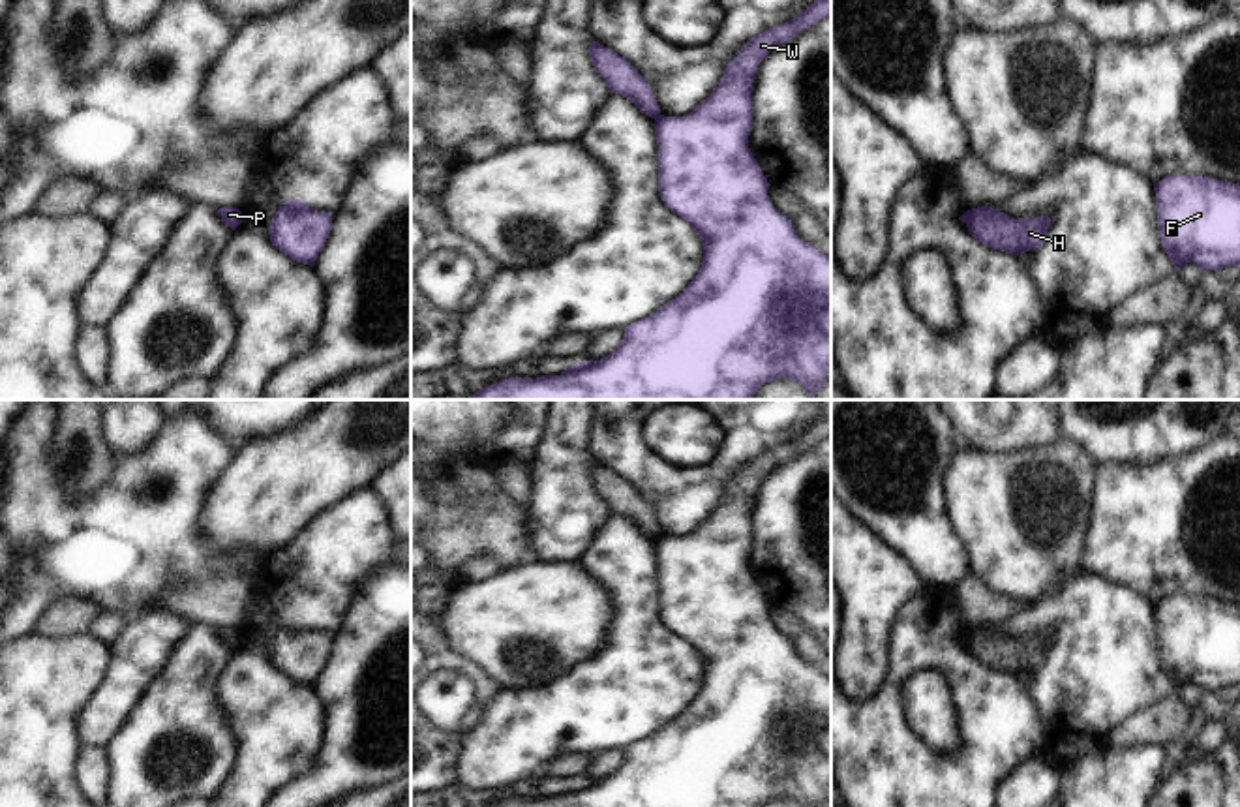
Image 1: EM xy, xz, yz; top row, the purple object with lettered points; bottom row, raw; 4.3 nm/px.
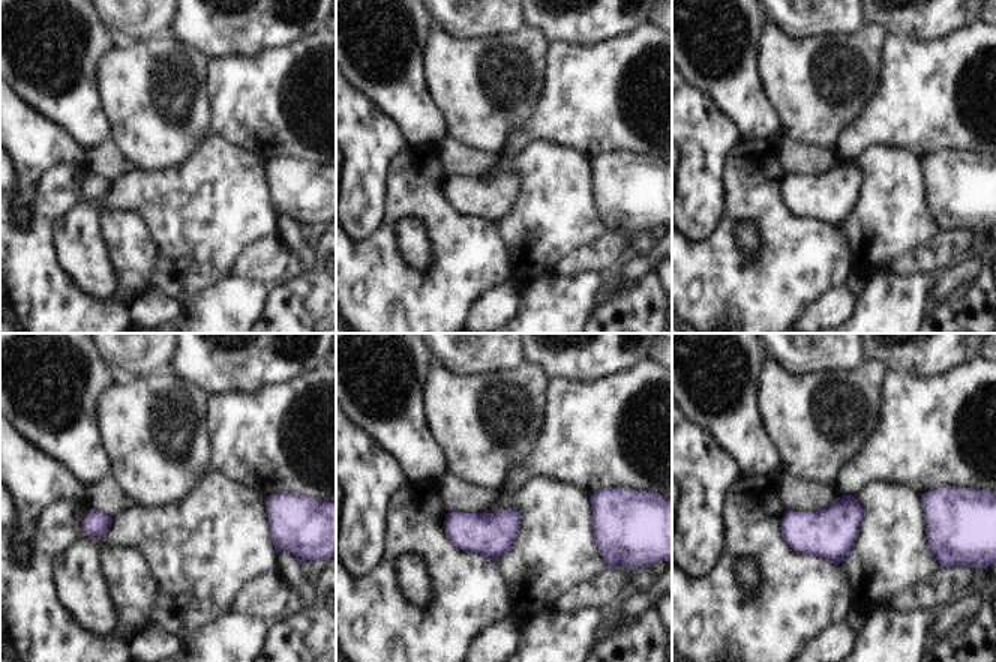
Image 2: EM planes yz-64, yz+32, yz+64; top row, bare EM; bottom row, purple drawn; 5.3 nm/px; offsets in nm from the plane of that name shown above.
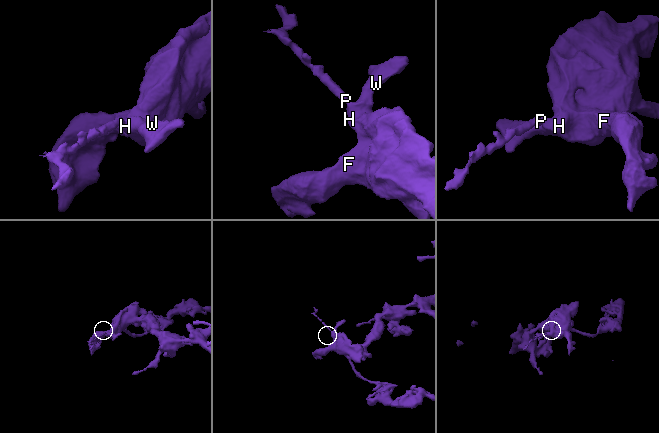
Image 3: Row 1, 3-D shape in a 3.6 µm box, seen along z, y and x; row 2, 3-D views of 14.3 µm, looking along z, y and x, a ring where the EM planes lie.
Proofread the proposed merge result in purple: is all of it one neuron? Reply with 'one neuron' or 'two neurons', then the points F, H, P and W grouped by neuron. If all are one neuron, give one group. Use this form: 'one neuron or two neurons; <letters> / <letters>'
two neurons; F H W / P

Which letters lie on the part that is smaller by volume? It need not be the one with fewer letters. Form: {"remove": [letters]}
{"remove": ["P"]}

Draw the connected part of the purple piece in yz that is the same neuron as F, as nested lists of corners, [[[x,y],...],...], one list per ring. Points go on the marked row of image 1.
[[[1165,176],[1154,184],[1159,238],[1174,270],[1186,263],[1204,270],[1240,266],[1240,186],[1206,176]]]

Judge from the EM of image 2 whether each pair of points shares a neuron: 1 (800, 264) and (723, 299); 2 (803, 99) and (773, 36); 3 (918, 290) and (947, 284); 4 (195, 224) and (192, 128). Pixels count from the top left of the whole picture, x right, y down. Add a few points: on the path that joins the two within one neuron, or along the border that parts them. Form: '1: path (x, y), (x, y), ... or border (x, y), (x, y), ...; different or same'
1: path (780, 281), (759, 299), (743, 299); same
2: path (803, 84), (776, 51); same
3: border (935, 282), (929, 294); different
4: border (210, 132), (182, 162), (162, 168); different

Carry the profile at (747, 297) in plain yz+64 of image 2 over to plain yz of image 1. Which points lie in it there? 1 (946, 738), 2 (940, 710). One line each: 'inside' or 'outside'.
1: outside
2: outside

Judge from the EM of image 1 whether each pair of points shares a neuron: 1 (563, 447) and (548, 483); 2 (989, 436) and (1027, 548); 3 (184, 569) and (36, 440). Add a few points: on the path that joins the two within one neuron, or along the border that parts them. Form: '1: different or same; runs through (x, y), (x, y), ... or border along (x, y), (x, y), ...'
1: same; runs through (561, 456), (558, 473)
2: different; border along (1038, 445), (1012, 453), (980, 453), (972, 449)
3: same; runs through (139, 543), (104, 543), (45, 485)

